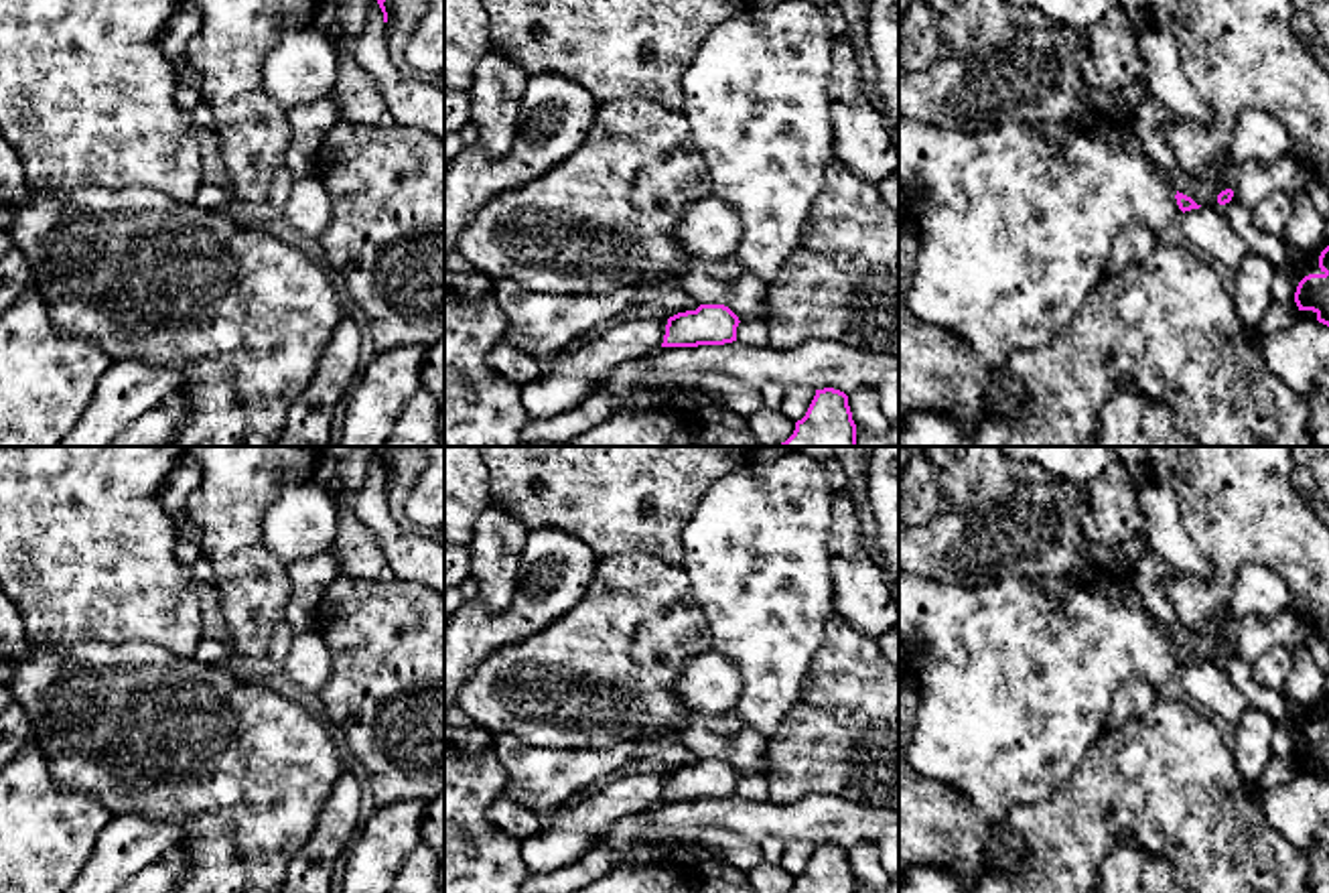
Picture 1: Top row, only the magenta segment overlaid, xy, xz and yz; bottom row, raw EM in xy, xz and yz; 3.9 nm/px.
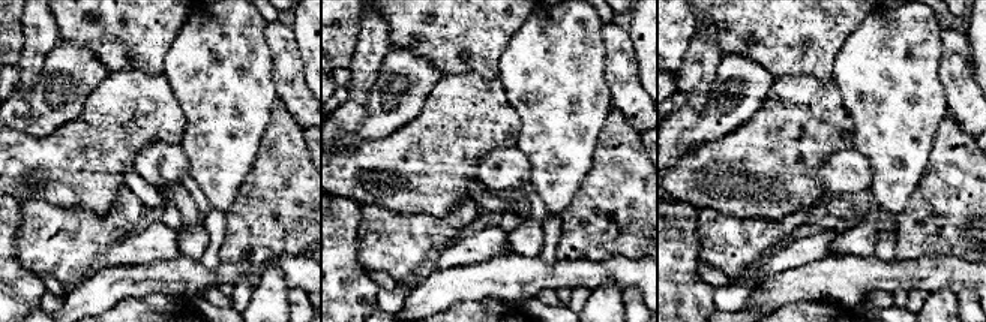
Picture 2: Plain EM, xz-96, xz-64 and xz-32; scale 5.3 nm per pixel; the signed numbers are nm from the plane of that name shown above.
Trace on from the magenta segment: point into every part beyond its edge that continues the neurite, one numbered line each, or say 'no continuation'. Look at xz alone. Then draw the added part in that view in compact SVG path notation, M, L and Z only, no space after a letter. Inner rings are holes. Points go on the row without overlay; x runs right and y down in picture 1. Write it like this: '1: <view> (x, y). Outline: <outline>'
no continuation

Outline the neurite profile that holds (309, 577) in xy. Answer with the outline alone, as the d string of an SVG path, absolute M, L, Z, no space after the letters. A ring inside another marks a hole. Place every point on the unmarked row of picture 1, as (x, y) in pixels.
M333 548L319 552L312 558L286 564L292 599L288 603L284 623L292 633L319 629L319 605L329 582L343 572Z

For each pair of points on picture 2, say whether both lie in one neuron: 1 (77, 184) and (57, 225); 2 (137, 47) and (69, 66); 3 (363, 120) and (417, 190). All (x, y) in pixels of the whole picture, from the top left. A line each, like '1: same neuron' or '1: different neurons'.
1: different neurons
2: different neurons
3: different neurons

